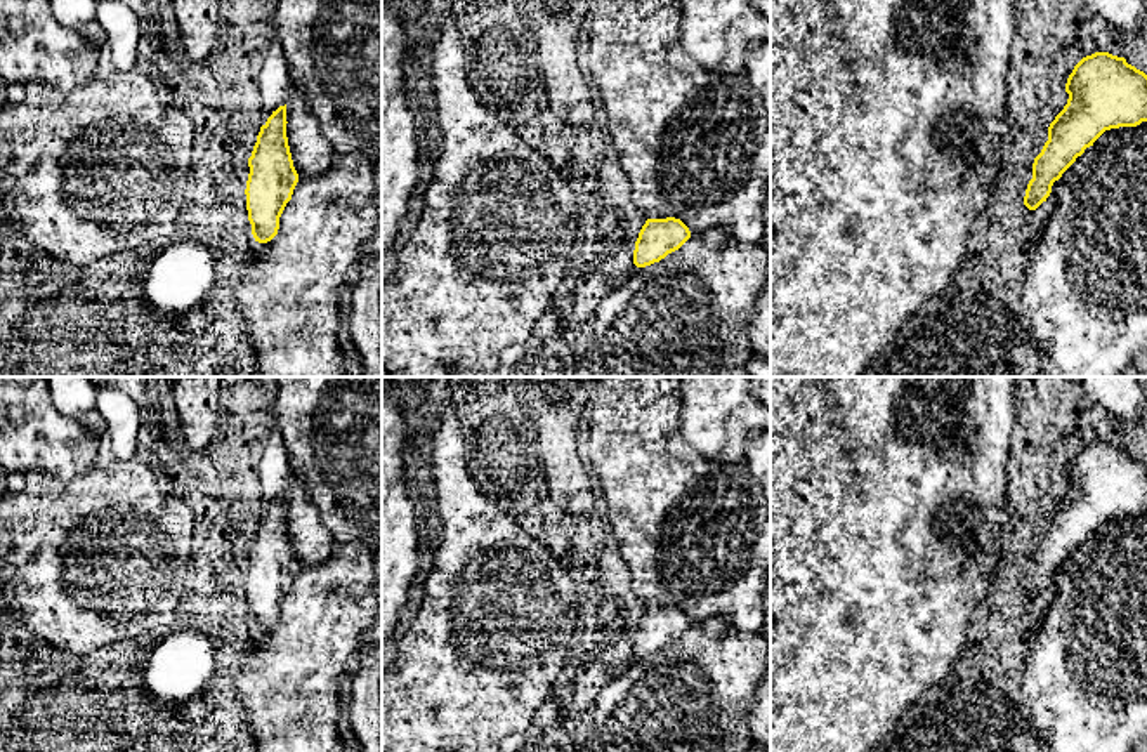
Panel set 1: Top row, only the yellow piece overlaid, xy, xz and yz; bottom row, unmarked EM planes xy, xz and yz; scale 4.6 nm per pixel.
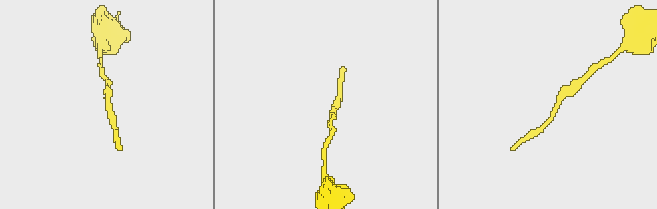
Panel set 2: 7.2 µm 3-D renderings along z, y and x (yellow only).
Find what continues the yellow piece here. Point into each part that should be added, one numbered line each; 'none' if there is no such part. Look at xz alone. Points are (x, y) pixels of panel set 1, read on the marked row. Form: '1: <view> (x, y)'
none

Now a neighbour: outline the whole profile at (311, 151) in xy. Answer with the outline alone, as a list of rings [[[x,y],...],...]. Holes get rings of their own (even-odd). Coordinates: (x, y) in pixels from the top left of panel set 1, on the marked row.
[[[298,89],[286,102],[286,137],[298,175],[319,177],[333,165],[335,149],[321,134],[318,120]]]

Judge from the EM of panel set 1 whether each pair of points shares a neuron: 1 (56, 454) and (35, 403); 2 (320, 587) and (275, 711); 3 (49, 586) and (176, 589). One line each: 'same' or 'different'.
1: same
2: same
3: same

